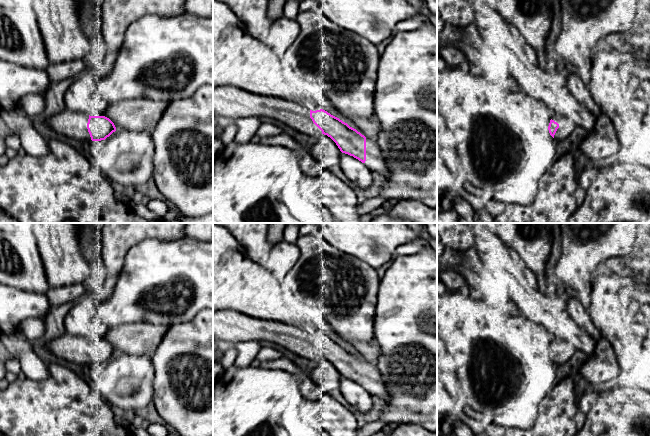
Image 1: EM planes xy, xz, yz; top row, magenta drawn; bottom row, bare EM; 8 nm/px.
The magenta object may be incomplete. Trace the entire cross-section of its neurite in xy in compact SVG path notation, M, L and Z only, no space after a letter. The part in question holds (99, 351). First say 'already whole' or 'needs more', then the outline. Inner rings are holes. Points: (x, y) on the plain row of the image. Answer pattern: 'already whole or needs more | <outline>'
needs more | M67 332L46 344L48 352L75 364L101 365L116 355L114 347L105 340L90 340Z

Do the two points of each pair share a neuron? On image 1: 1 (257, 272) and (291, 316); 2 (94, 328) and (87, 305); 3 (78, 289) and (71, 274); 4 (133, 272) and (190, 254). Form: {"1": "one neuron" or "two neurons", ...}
{"1": "one neuron", "2": "one neuron", "3": "two neurons", "4": "one neuron"}

